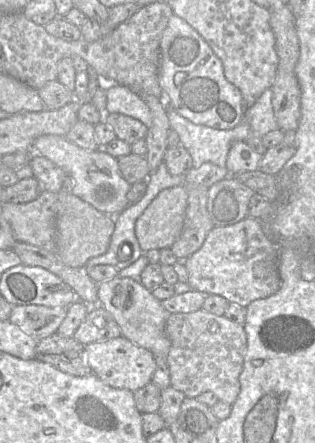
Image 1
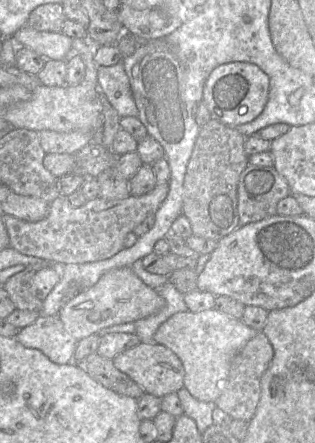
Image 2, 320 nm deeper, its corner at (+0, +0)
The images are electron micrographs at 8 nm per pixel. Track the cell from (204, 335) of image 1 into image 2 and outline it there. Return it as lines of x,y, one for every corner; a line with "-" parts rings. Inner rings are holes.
258,331
245,346
233,358
228,377
222,382
222,389
219,397
214,402
232,419
249,422
254,416
260,396
261,378
269,367
274,356
273,347
263,332

